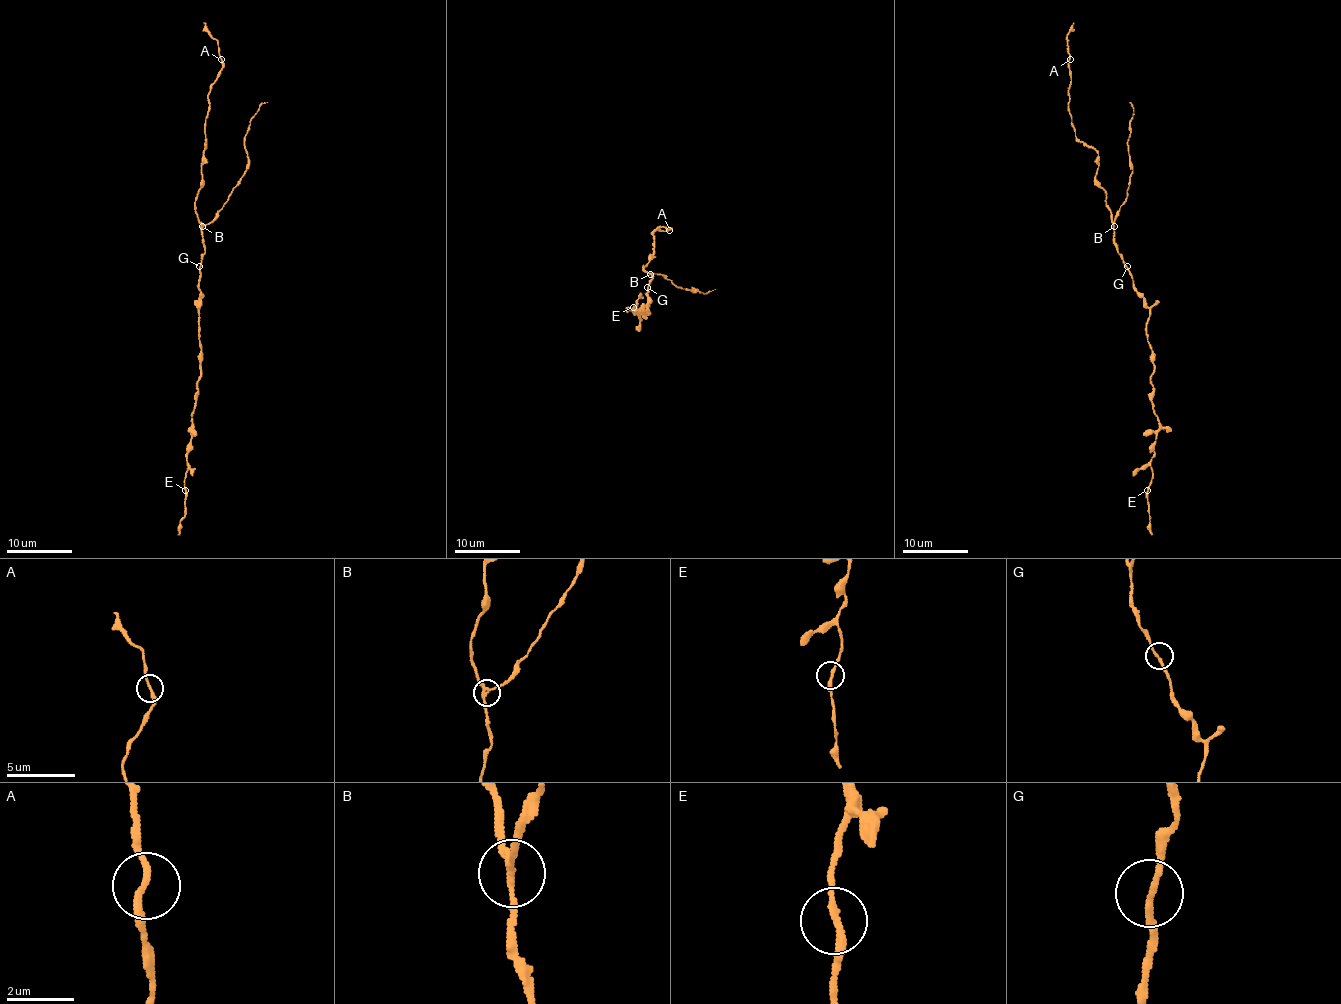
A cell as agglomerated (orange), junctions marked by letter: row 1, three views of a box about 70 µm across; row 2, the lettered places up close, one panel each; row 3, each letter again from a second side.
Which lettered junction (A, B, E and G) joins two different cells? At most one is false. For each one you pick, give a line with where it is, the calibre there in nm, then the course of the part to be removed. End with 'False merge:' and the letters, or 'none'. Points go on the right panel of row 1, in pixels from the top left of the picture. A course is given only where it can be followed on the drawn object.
B: (1114, 226) | 180 nm | (1114, 227), (1114, 217), (1127, 195), (1132, 172), (1127, 140), (1134, 107), (1129, 102)
False merge: B

